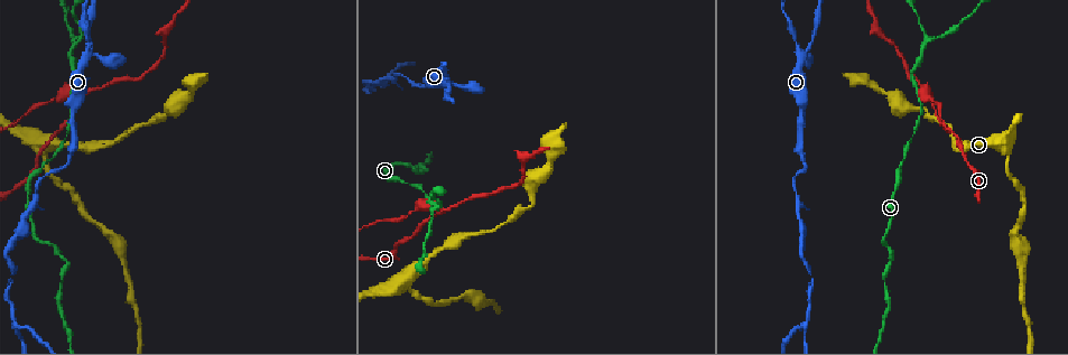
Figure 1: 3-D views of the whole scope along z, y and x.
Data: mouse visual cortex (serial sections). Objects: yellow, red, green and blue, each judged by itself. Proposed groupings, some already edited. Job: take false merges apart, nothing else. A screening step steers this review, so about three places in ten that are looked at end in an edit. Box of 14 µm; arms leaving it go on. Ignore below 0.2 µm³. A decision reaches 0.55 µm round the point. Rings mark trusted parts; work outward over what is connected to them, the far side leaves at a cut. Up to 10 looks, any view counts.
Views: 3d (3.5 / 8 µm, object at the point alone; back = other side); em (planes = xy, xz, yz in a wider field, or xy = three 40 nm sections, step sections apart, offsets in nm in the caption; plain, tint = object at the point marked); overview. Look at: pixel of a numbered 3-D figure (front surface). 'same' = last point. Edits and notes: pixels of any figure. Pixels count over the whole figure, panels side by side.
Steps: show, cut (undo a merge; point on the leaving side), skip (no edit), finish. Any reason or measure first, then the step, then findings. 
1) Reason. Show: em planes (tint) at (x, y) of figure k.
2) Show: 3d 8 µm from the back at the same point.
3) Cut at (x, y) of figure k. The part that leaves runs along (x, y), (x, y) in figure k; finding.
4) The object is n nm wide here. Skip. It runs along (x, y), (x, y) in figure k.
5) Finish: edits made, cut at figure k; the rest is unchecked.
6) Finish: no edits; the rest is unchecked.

Sudden change in width. Show: 3d 8 µm from the back at (1009, 153) of figure 1.

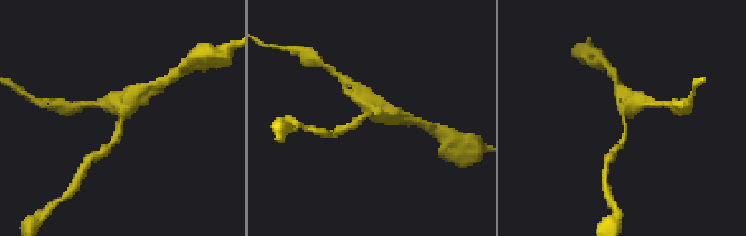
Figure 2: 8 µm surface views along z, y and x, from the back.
Show: 3d 3.5 µm at (621, 115) of figure 2.

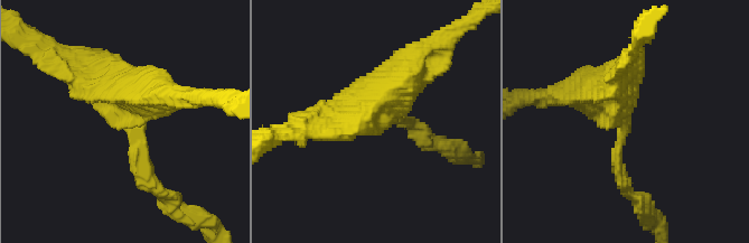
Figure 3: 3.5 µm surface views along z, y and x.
Skip. It runs along (158, 91), (128, 115), (158, 190) in figure 3; all the same cell.

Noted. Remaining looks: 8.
Calibre changes. Show: 3d 3.5 µm at (800, 55) of figure 1.

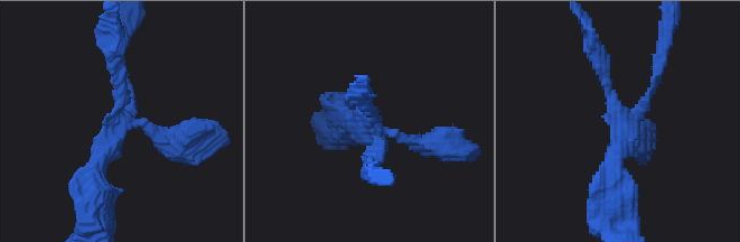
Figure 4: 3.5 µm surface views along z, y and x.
Show: em xy step 5 (tint) at (627, 124) of figure 4.

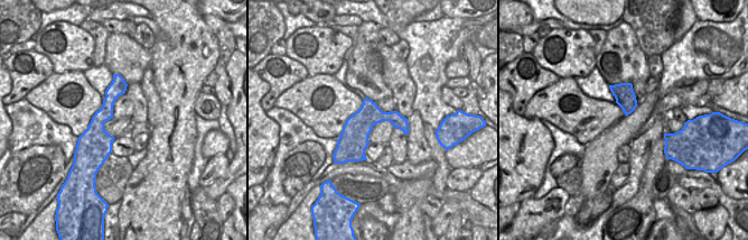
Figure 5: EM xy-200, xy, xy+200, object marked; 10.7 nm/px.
Cut at (603, 66) of figure 4. The part that leaves runs along (614, 103), (588, 30) in figure 4; a second cell is stuck on.

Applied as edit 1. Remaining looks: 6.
Show: overview.

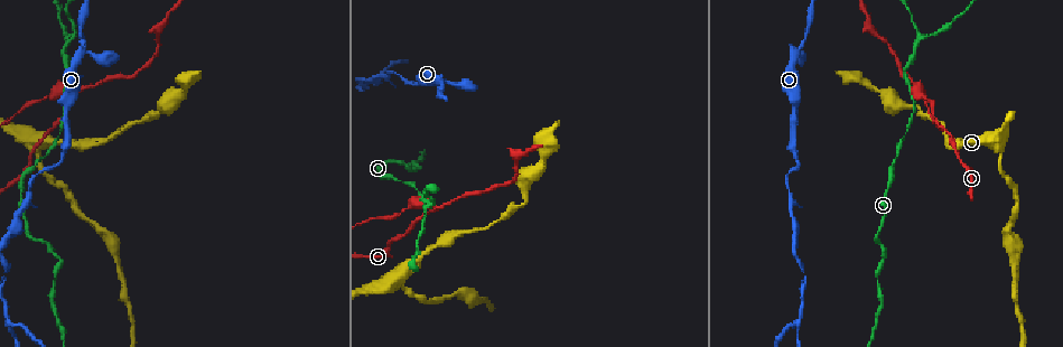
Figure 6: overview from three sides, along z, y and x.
A narrow waist. Show: 3d 3.5 µm from the back at (924, 95) of figure 6.

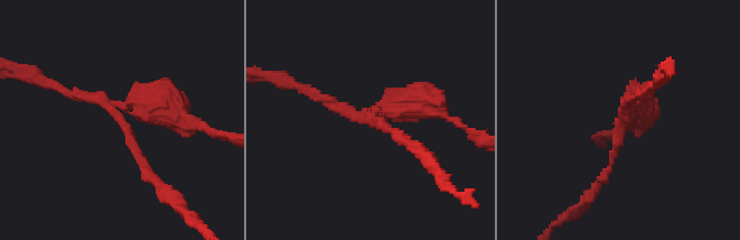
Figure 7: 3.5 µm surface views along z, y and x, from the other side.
3 arms meet here; the arms are 150, 150, 450 nm wide. Show: em xy step 3 (tint) at (369, 122) of figure 7.

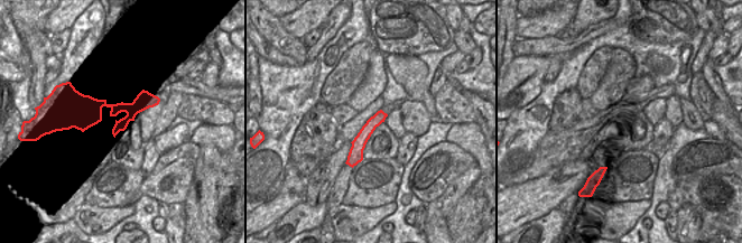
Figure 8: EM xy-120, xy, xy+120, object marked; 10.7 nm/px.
The object is 150 nm wide here. Cut at (414, 89) of figure 7. The part that leaves runs along (384, 107), (429, 103), (474, 138) in figure 7; a second cell is stuck on.

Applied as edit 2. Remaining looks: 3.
Three-way junction. Show: 3d 3.5 µm from the back at (428, 203) of figure 6.

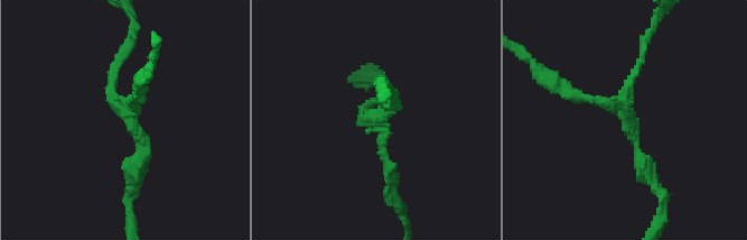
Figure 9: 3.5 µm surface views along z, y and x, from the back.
3 arms meet here; the arms are 150, 150, 250 nm wide; shape alone is not enough. Show: em xy step 3 (tint) at (129, 116) of figure 9.

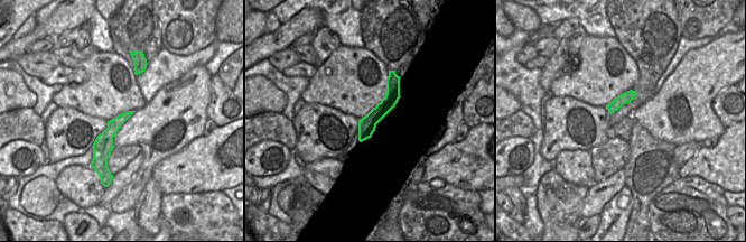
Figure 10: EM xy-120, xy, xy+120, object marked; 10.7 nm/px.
The object is 190 nm wide here. Skip. It runs along (654, 183), (617, 107), (565, 86) in figure 9; one cell here.

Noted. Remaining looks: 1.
Finish: edits made, cut at figure 4, cut at figure 7; the rest is unchecked.

